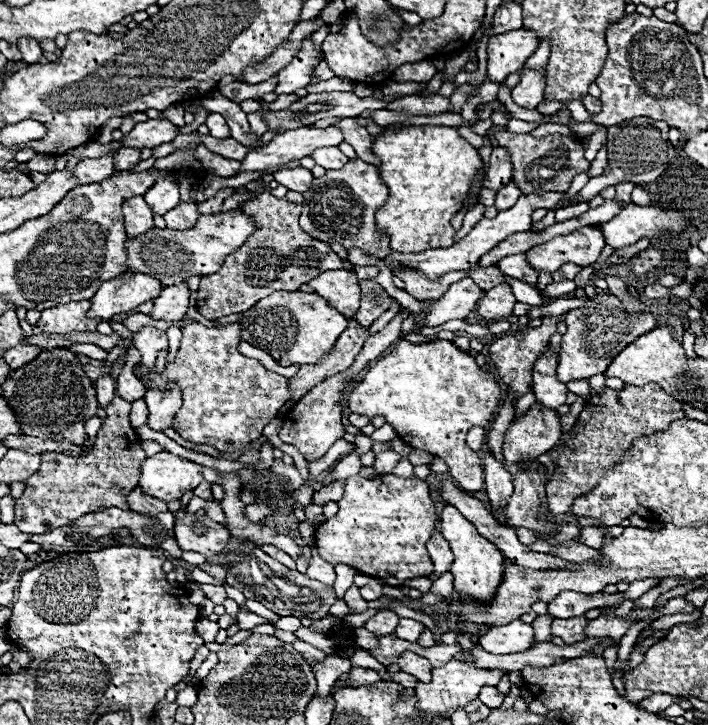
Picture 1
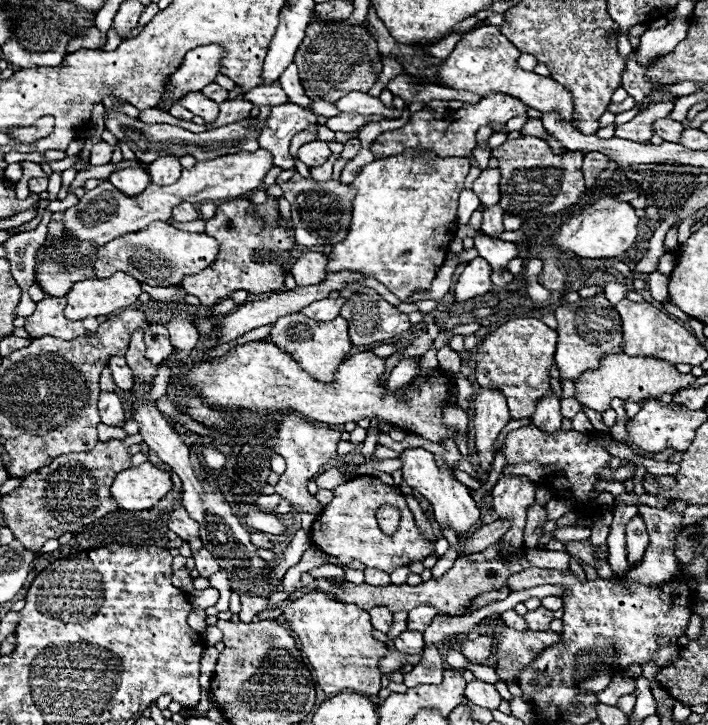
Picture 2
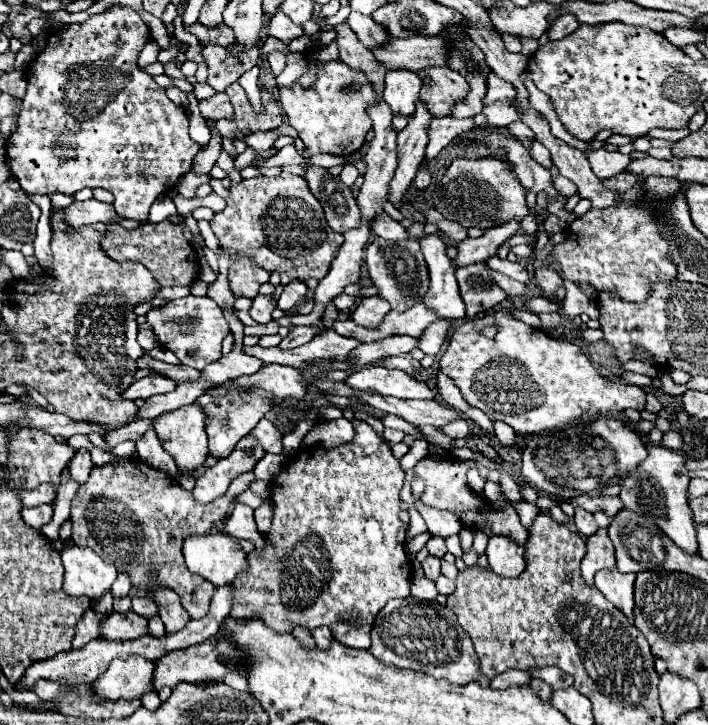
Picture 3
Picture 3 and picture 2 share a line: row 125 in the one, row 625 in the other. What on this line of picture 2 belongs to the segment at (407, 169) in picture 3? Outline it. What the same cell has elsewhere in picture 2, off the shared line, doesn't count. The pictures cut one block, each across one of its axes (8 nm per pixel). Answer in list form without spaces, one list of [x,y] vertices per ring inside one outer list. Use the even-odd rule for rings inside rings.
[[[418,606],[408,614],[408,628],[416,630],[416,632],[424,632],[424,628],[434,620],[434,616],[438,614],[438,610],[434,606]]]

